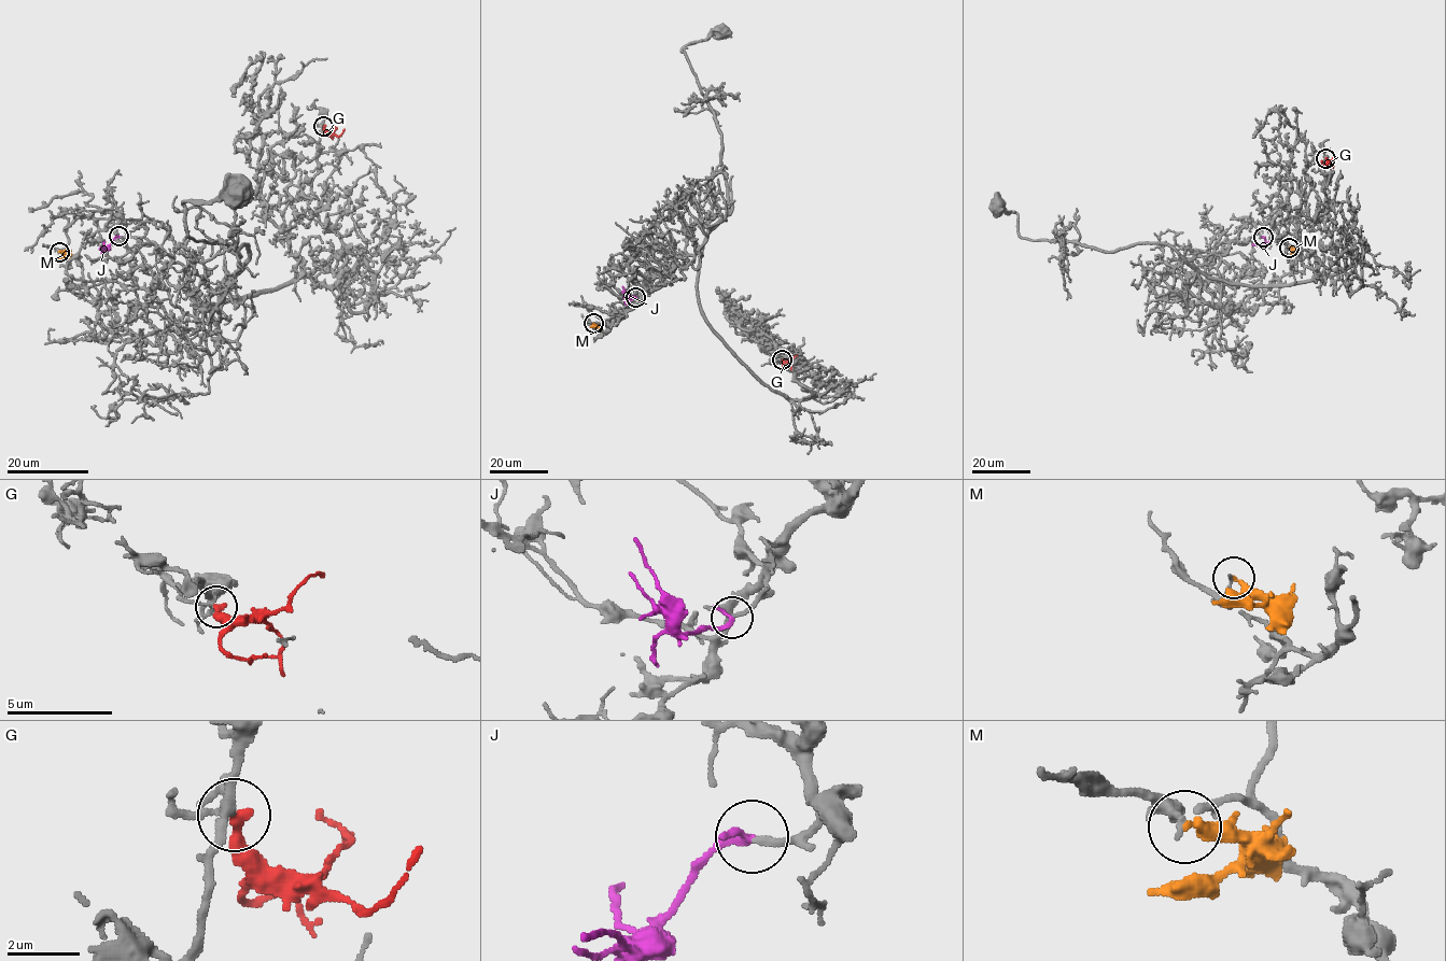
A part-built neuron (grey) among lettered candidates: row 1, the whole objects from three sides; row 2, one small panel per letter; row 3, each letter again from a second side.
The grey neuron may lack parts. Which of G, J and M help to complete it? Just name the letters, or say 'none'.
G, J

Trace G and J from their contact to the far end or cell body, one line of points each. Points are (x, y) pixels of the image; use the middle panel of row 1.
G: (782, 361), (788, 362), (797, 355)
J: (635, 297), (629, 298), (622, 286)

